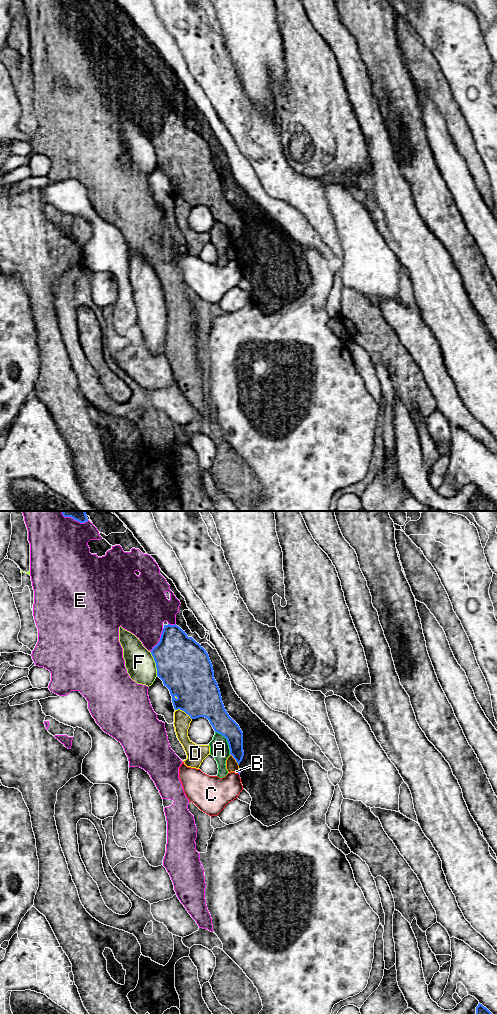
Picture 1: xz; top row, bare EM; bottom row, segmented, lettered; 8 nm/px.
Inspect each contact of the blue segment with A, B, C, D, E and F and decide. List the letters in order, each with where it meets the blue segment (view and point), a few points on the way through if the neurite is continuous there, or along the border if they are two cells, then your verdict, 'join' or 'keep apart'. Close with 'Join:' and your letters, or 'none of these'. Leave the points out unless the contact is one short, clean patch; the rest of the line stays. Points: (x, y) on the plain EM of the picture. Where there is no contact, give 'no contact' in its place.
A: xz (227, 229) | keep apart
B: xz (235, 247) | along xz (230, 242), (238, 253) | keep apart
C: xz (239, 262) | keep apart
D: xz (184, 199) | keep apart
E: xz (160, 128) | keep apart
F: xz (156, 152) | keep apart
Join: none of these

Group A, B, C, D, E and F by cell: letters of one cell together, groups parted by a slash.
A / B / C / D / E / F

